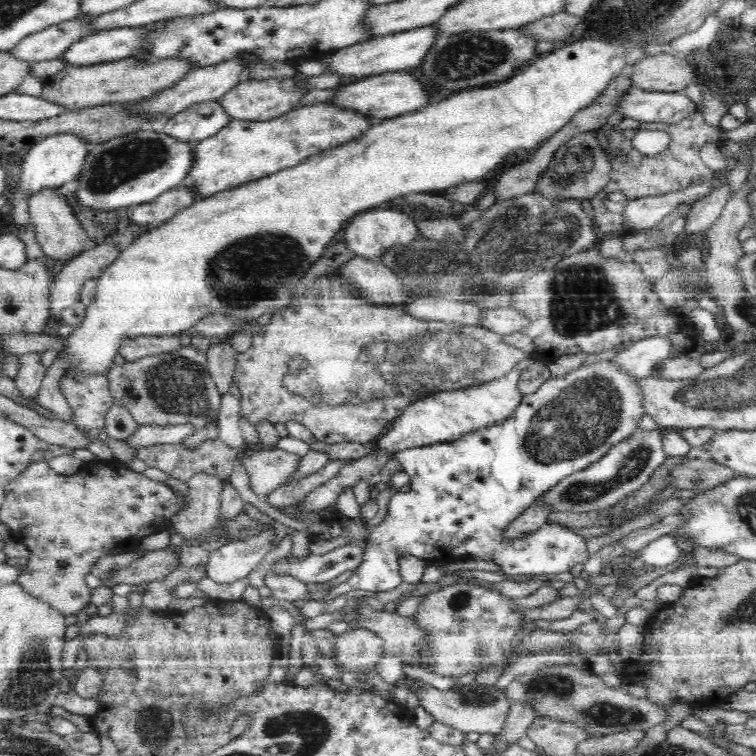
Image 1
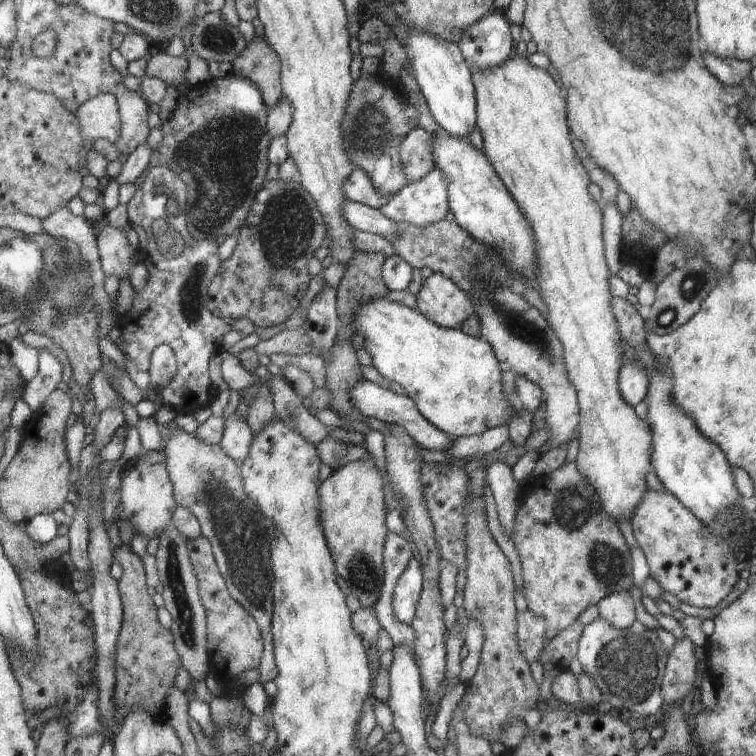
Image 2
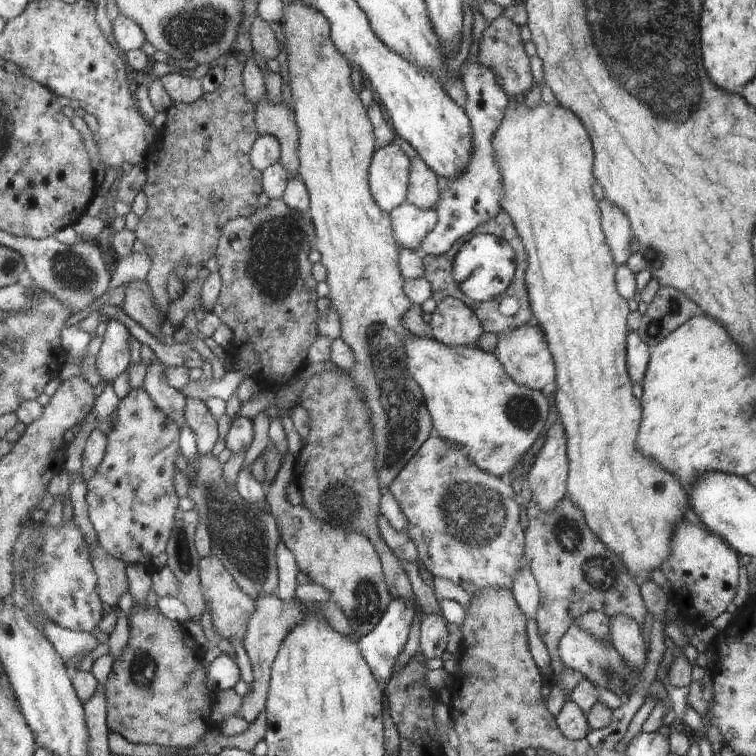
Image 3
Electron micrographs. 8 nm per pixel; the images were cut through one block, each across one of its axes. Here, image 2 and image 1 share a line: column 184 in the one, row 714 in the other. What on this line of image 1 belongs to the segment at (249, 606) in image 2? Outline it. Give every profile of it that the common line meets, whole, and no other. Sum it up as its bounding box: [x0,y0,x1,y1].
[395,675,509,737]

